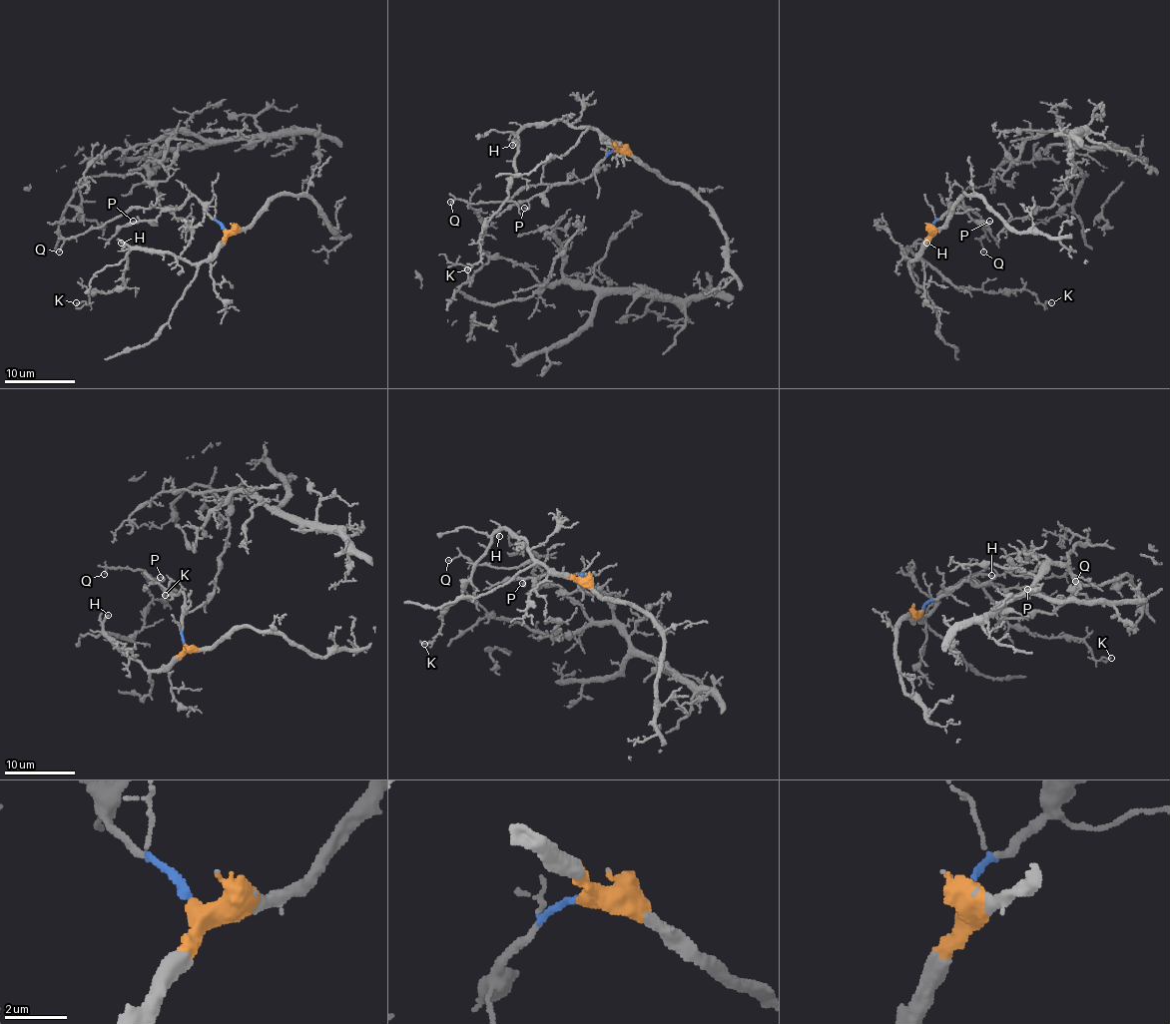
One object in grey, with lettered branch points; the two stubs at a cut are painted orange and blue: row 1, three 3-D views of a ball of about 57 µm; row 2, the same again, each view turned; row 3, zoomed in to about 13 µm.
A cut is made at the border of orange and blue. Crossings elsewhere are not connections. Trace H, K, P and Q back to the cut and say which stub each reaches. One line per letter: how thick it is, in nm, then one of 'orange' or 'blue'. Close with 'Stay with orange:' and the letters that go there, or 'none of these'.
H: 130 nm thick; orange
K: 120 nm thick; orange
P: 100 nm thick; blue
Q: 80 nm thick; blue
Stay with orange: H, K

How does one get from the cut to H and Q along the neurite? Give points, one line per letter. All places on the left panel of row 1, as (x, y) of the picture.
H: (225, 230), (222, 244), (199, 262), (183, 260), (171, 254), (132, 249), (122, 242)
Q: (224, 230), (194, 196), (176, 209), (129, 209), (65, 240), (58, 253)

